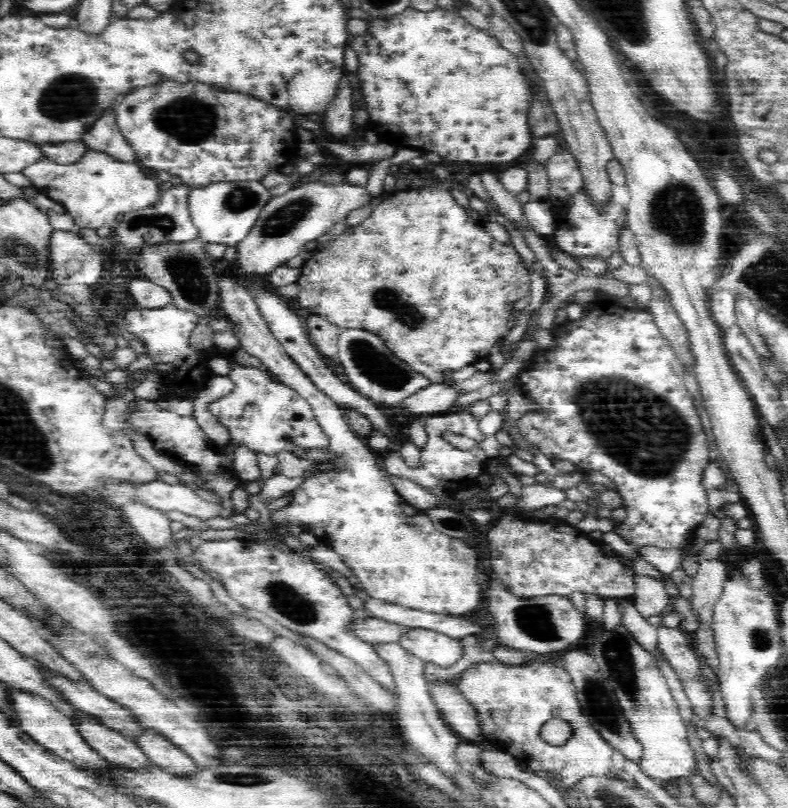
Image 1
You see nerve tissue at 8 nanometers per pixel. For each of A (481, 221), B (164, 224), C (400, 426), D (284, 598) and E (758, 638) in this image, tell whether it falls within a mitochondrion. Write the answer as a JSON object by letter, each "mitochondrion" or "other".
{"A":"other","B":"mitochondrion","C":"other","D":"mitochondrion","E":"mitochondrion"}

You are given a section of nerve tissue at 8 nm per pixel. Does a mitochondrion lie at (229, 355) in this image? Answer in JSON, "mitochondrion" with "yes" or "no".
{"mitochondrion":"no"}

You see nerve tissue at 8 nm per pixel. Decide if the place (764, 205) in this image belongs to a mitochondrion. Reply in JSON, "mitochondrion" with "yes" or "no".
{"mitochondrion":"no"}

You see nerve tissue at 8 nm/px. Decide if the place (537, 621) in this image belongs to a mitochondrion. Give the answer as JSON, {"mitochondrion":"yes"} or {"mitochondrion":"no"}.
{"mitochondrion":"yes"}

